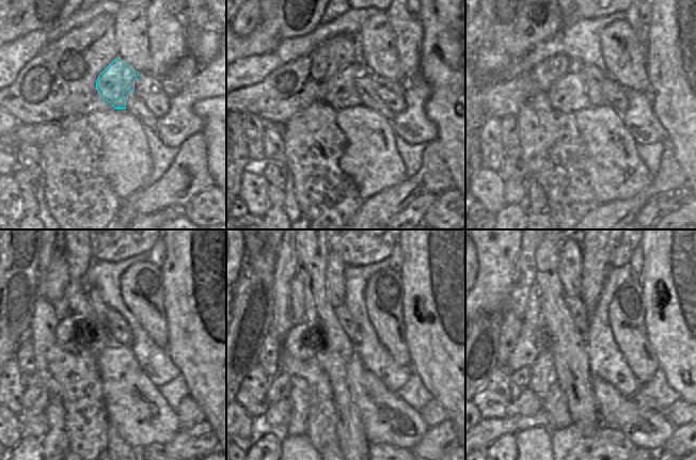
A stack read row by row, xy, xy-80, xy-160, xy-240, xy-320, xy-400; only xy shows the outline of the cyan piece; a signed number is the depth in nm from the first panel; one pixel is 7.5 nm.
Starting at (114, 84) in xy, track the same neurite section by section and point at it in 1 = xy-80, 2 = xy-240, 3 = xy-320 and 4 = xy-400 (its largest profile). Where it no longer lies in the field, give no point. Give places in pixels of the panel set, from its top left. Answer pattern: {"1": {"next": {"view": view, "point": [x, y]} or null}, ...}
{"1": {"next": {"view": "xy-80", "point": [342, 94]}}, "2": {"next": {"view": "xy-240", "point": [69, 336]}}, "3": {"next": {"view": "xy-320", "point": [303, 340]}}, "4": {"next": {"view": "xy-400", "point": [528, 347]}}}

